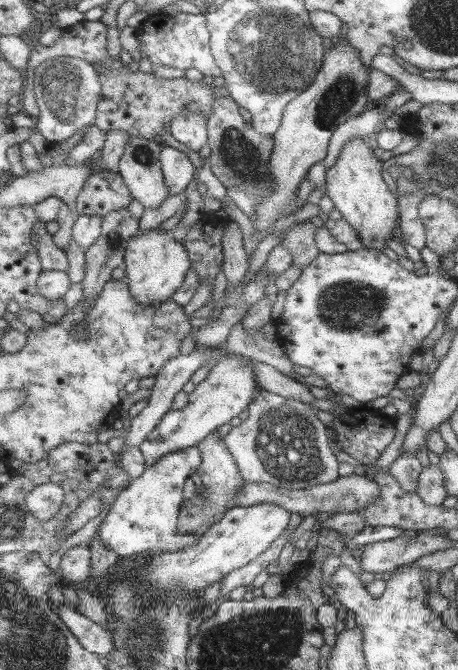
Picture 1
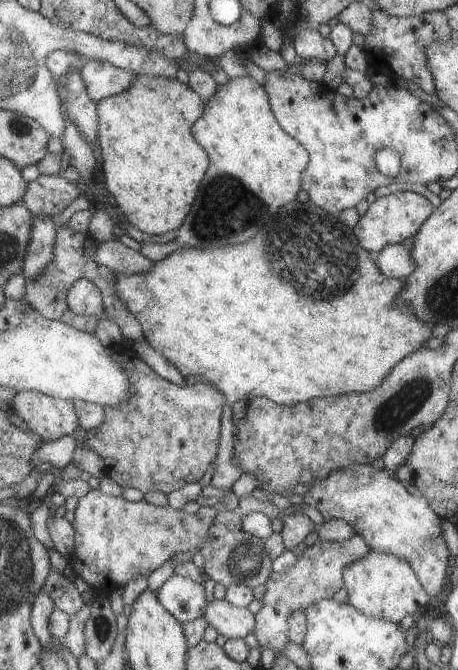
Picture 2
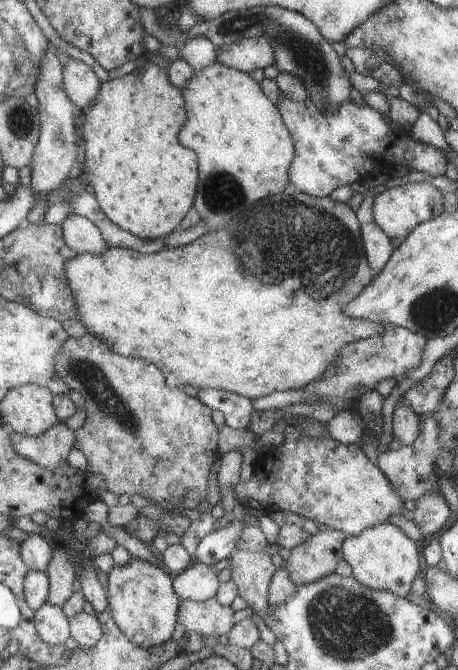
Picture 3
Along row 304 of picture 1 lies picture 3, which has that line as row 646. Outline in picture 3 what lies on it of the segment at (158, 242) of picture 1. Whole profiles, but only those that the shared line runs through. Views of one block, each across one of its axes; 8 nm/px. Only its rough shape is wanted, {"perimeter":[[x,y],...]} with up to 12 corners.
{"perimeter":[[131,556],[106,608],[143,648],[169,641],[180,604],[167,572]]}

